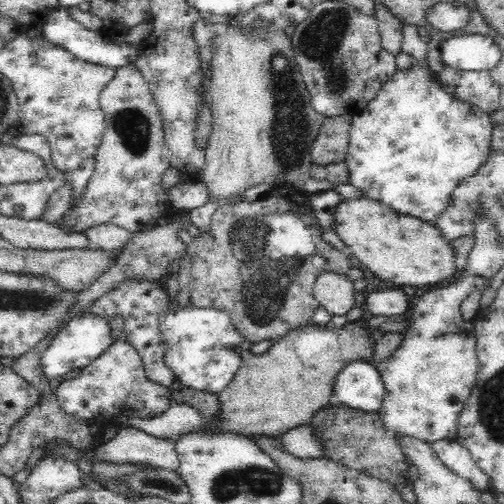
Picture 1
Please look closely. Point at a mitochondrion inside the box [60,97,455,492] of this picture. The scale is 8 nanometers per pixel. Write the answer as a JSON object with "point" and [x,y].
{"point":[269,263]}

